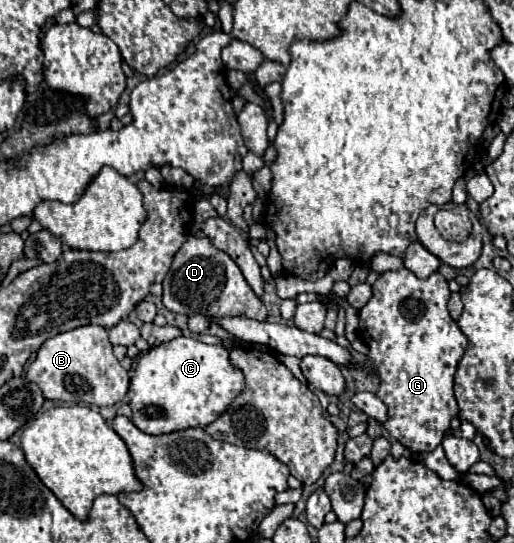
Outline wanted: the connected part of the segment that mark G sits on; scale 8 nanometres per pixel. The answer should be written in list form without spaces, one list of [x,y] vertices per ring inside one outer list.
[[[400,268],[400,270],[396,270],[396,272],[384,272],[384,274],[380,274],[378,280],[372,284],[372,298],[368,300],[368,304],[366,304],[364,308],[358,310],[358,318],[360,318],[360,324],[358,324],[358,338],[368,346],[368,350],[370,350],[370,352],[368,352],[368,362],[370,362],[368,368],[376,370],[376,376],[378,376],[378,380],[380,380],[380,388],[378,388],[378,392],[376,392],[376,396],[378,396],[382,402],[386,402],[386,408],[388,408],[388,418],[386,418],[386,422],[382,422],[382,426],[388,430],[388,434],[390,434],[392,438],[396,438],[402,446],[410,448],[414,454],[426,454],[426,452],[432,452],[436,446],[440,446],[442,436],[444,436],[446,430],[450,428],[452,418],[458,416],[458,404],[456,404],[456,398],[454,398],[452,380],[454,380],[456,366],[458,366],[458,362],[460,362],[460,358],[462,358],[462,354],[464,354],[464,350],[466,350],[466,346],[468,346],[468,340],[466,340],[466,336],[460,332],[458,324],[450,318],[448,308],[446,308],[448,300],[450,300],[448,282],[446,282],[446,278],[444,278],[440,272],[434,272],[434,274],[430,274],[428,278],[422,280],[422,278],[418,278],[416,274],[412,274],[408,268]]]

